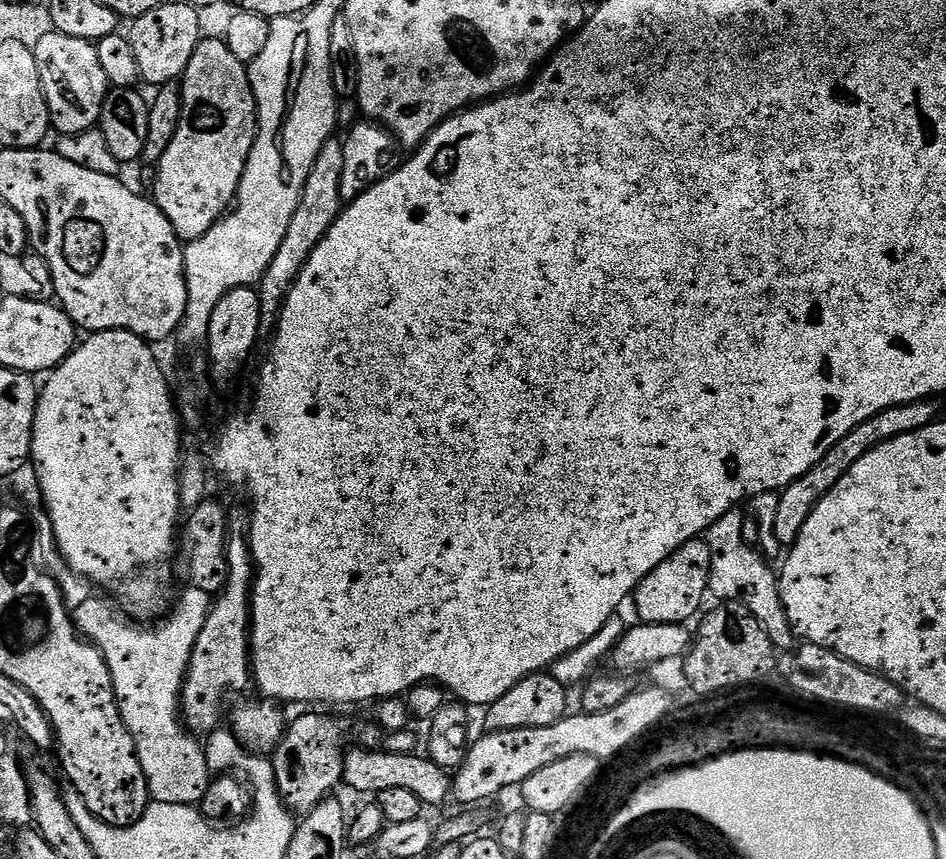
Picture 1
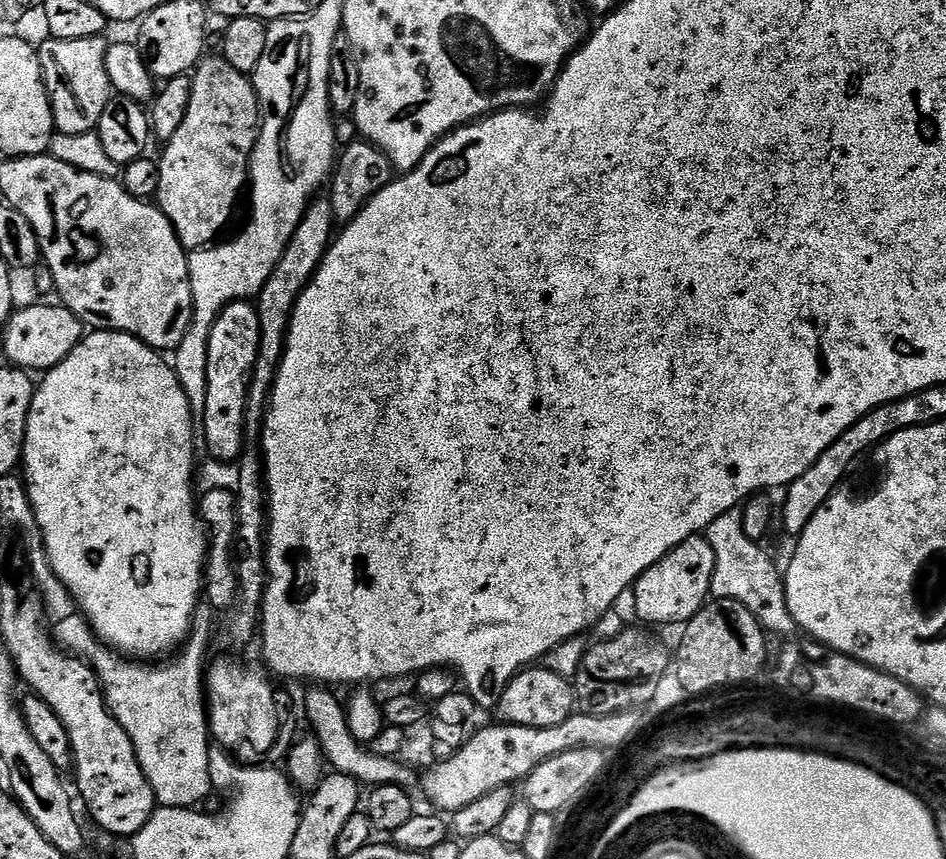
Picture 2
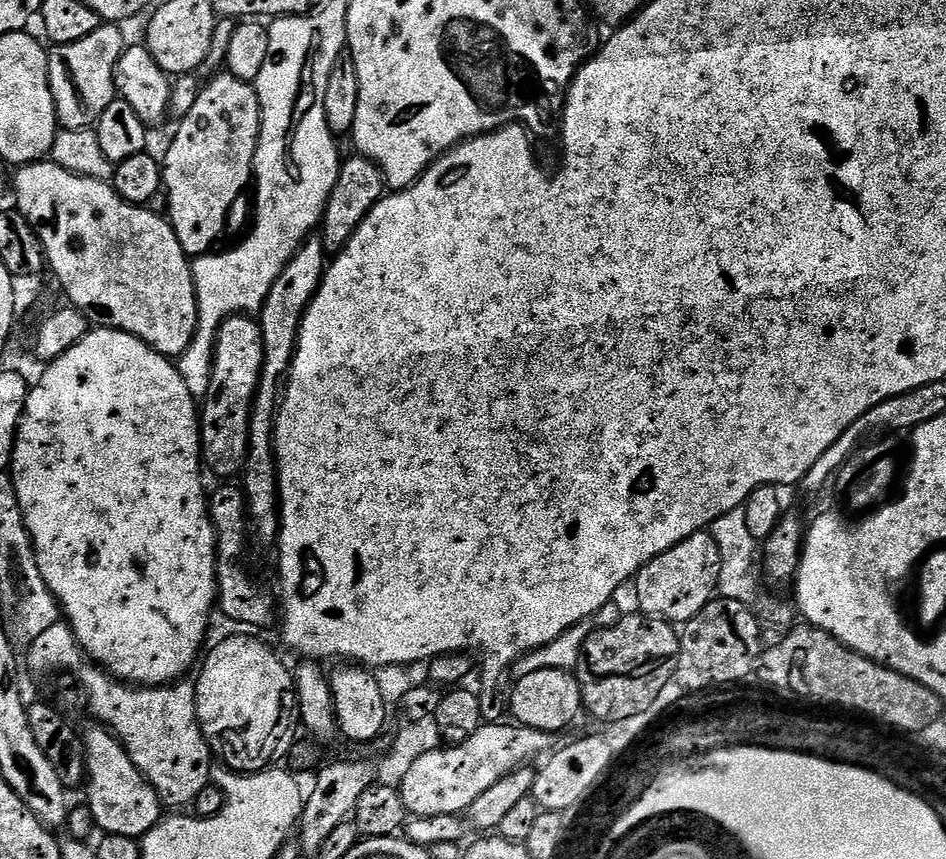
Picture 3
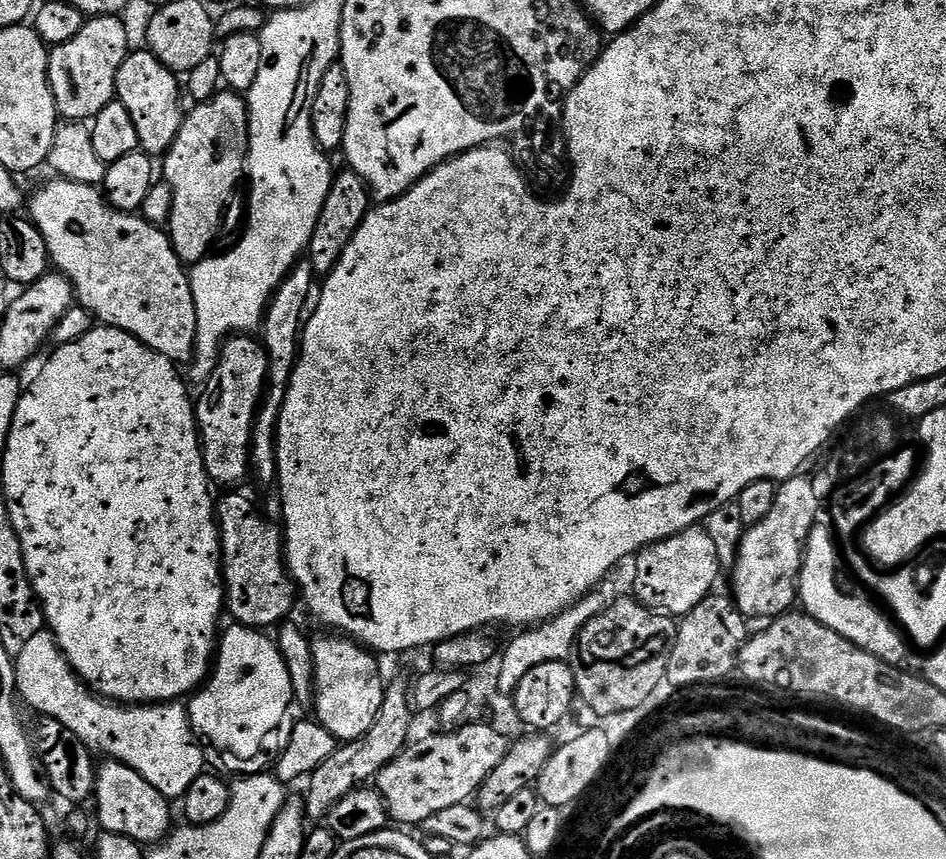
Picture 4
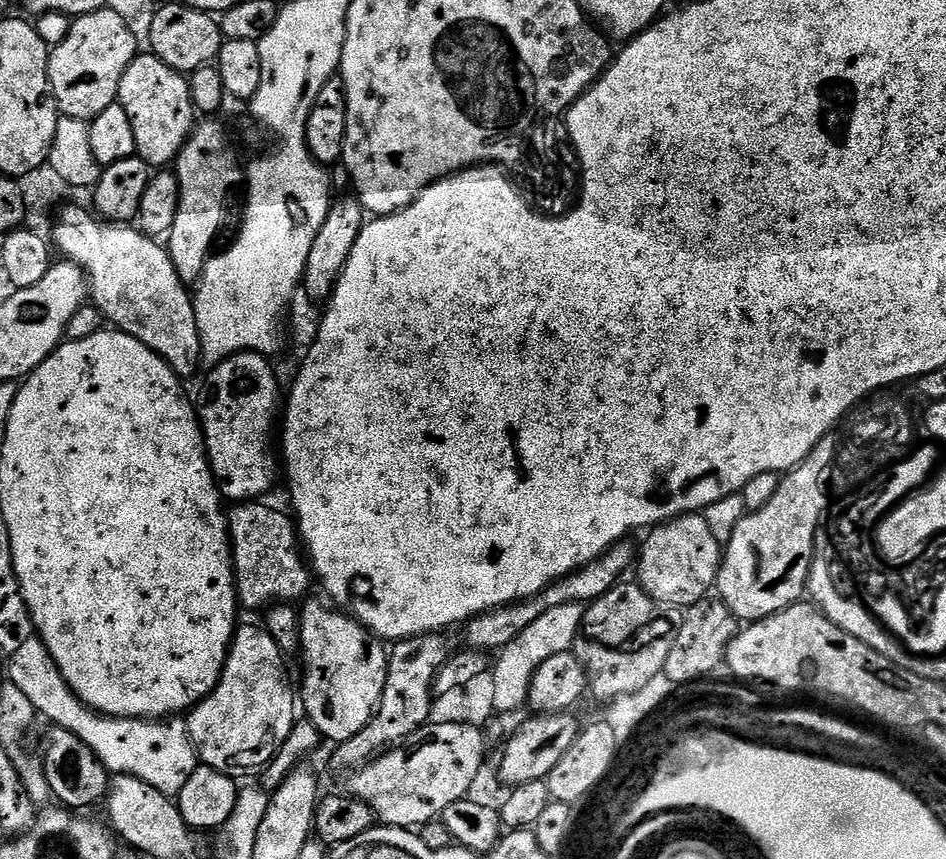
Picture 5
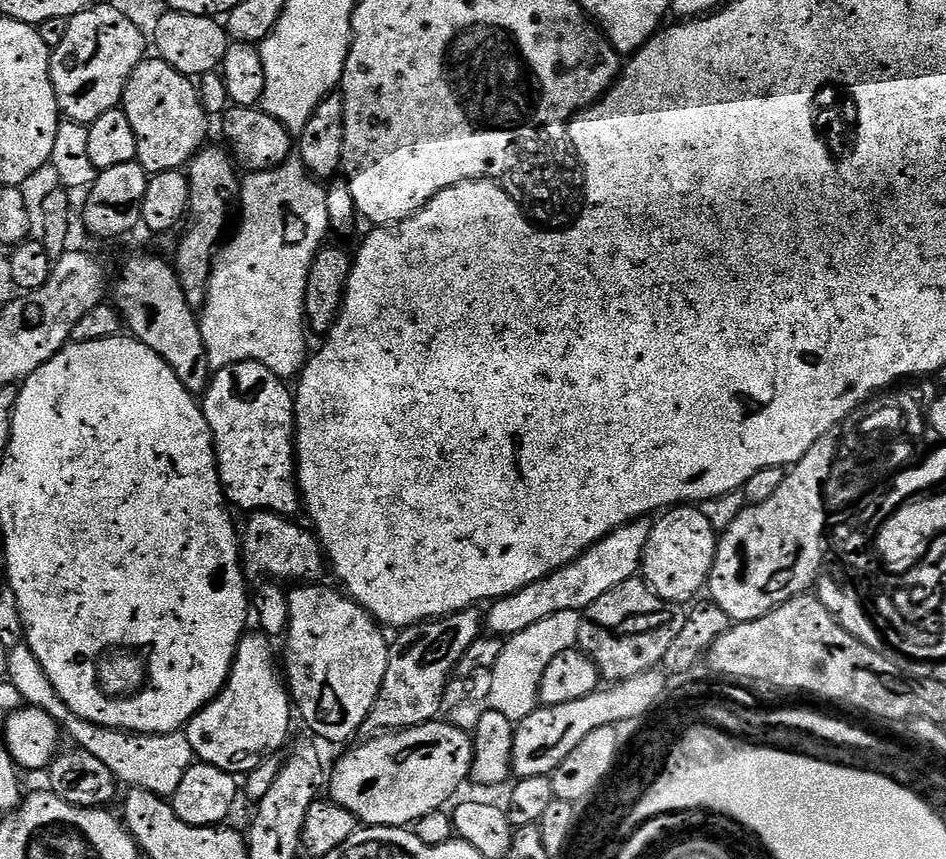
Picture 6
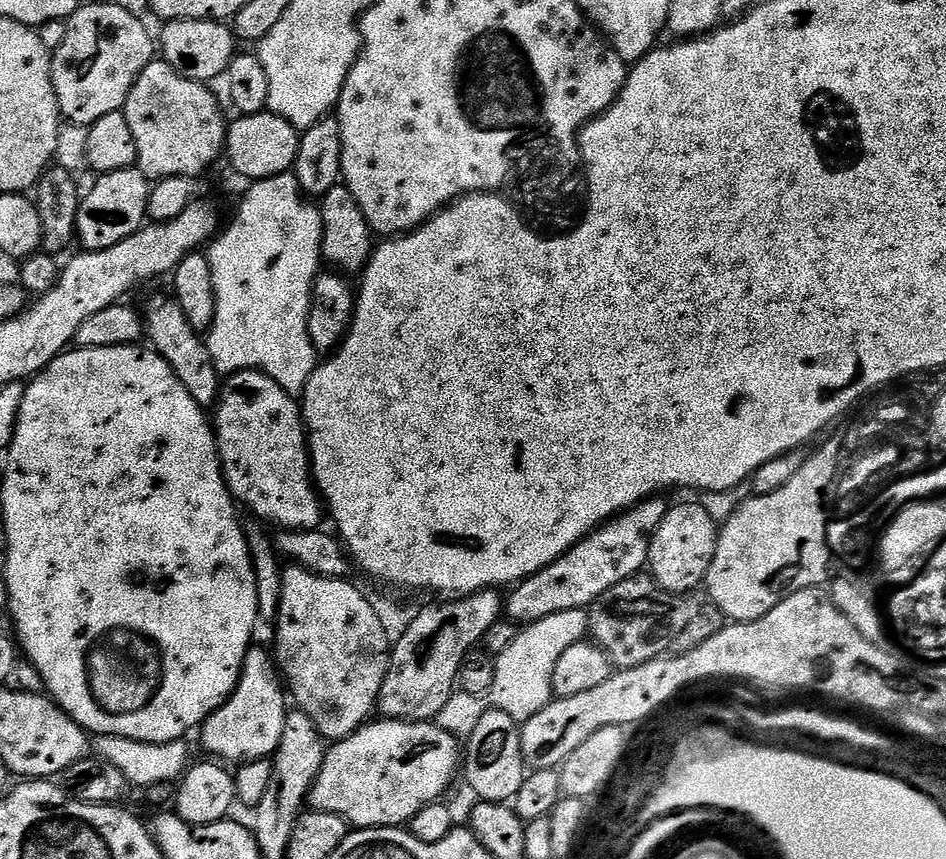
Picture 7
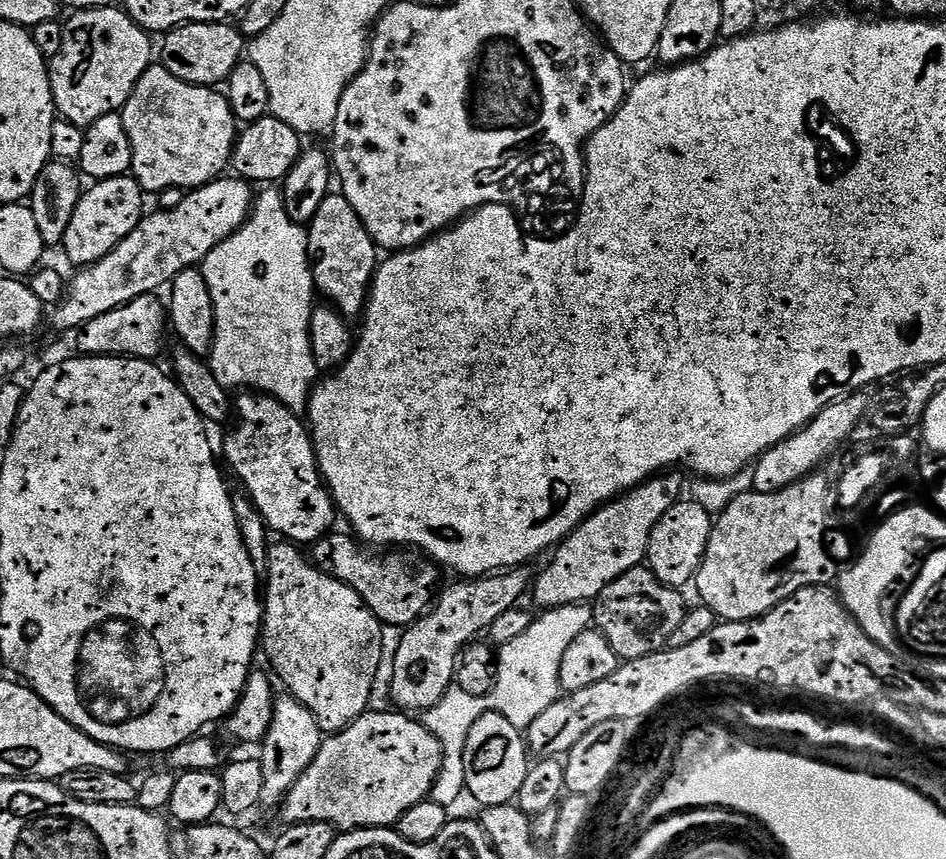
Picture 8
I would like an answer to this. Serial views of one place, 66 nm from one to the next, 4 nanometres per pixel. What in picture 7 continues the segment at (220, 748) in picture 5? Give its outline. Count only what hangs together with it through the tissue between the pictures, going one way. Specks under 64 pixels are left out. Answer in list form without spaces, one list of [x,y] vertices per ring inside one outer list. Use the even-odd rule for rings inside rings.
[[[253,646],[244,659],[240,681],[232,696],[218,711],[207,717],[200,728],[203,746],[212,754],[234,762],[248,763],[271,757],[282,738],[288,713],[288,698],[273,655]]]

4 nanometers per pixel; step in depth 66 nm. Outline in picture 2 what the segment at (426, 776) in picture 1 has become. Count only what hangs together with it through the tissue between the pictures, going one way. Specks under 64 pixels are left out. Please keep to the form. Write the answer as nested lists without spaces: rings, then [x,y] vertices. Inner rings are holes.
[[[312,686],[304,698],[306,716],[314,730],[314,738],[320,744],[320,751],[325,757],[327,765],[341,776],[354,777],[357,783],[364,786],[376,787],[378,785],[400,784],[411,787],[415,771],[395,757],[390,759],[374,755],[371,749],[358,742],[349,730],[347,711],[343,703],[331,693],[331,689],[324,686]]]

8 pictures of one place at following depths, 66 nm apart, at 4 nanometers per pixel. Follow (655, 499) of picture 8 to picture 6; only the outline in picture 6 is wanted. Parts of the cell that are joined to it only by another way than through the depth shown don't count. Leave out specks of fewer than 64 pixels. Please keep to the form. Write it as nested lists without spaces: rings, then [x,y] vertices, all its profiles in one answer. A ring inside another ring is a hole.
[[[648,518],[632,520],[614,530],[606,538],[602,538],[594,546],[588,548],[577,560],[571,560],[557,572],[546,578],[526,586],[500,600],[491,601],[486,608],[486,628],[491,635],[507,638],[514,634],[522,634],[534,622],[542,622],[542,618],[550,618],[550,614],[563,612],[583,613],[602,594],[614,590],[614,586],[622,586],[622,582],[633,579],[641,571],[646,550],[646,538],[650,538],[653,521]]]

